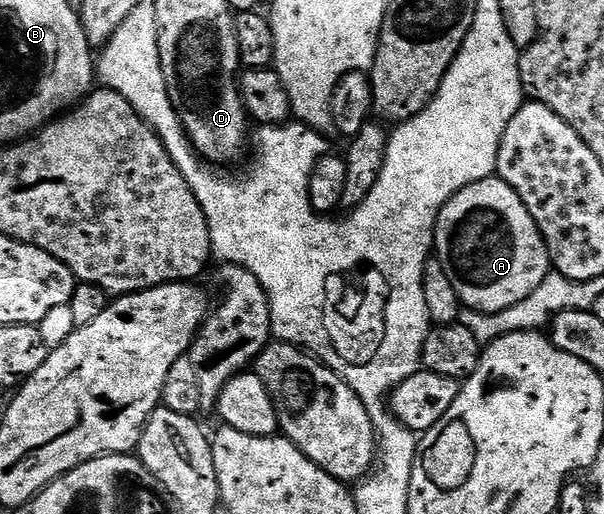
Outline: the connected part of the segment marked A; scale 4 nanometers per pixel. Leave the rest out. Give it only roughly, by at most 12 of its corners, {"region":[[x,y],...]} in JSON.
{"region":[[497,175],[442,208],[436,260],[461,304],[496,313],[552,271]]}

